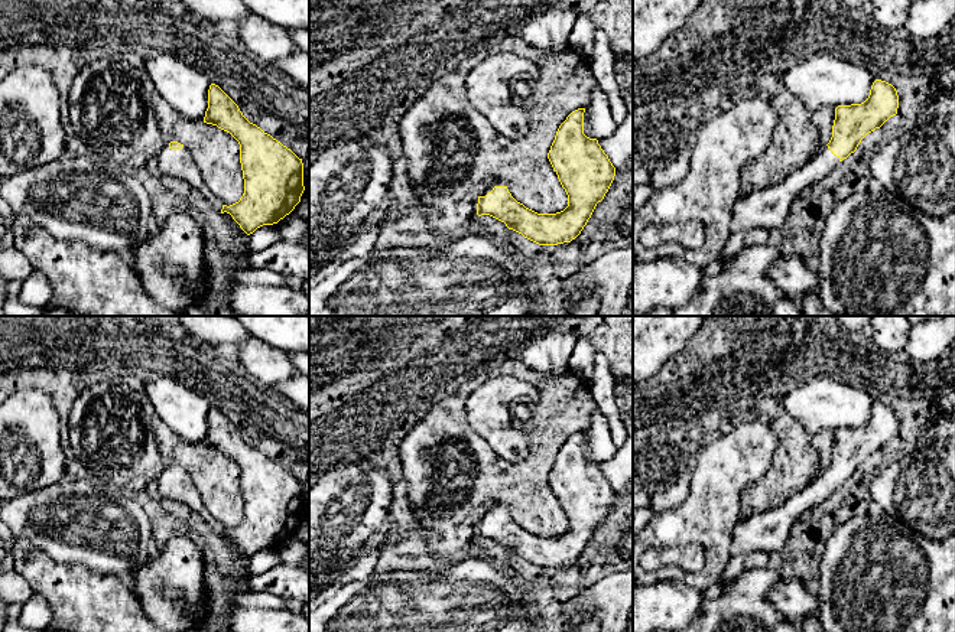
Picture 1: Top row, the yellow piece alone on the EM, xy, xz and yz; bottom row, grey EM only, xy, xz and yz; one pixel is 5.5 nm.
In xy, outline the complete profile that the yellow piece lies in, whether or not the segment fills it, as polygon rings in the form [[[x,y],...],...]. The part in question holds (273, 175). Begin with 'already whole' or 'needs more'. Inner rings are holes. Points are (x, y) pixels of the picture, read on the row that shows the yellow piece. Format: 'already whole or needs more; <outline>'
needs more; [[[215,84],[208,89],[204,123],[230,133],[240,144],[244,179],[240,201],[230,206],[222,205],[205,185],[191,152],[178,141],[159,146],[156,157],[160,172],[189,183],[214,209],[230,214],[247,235],[289,215],[305,190],[302,159],[250,123]]]

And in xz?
needs more; [[[578,108],[566,117],[548,153],[568,195],[568,206],[563,211],[537,214],[511,196],[506,180],[497,179],[481,189],[477,215],[490,215],[539,245],[575,240],[615,176],[615,167],[598,140],[584,134],[584,113],[585,108]]]

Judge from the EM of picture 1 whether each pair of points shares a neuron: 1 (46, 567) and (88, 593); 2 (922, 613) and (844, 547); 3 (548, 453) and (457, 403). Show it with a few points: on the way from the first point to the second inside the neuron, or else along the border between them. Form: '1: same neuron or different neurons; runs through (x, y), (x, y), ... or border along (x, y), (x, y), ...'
1: same neuron; runs through (57, 577), (78, 593)
2: same neuron; runs through (903, 606), (863, 566)
3: same neuron; runs through (519, 469), (493, 466), (473, 446), (465, 432)

